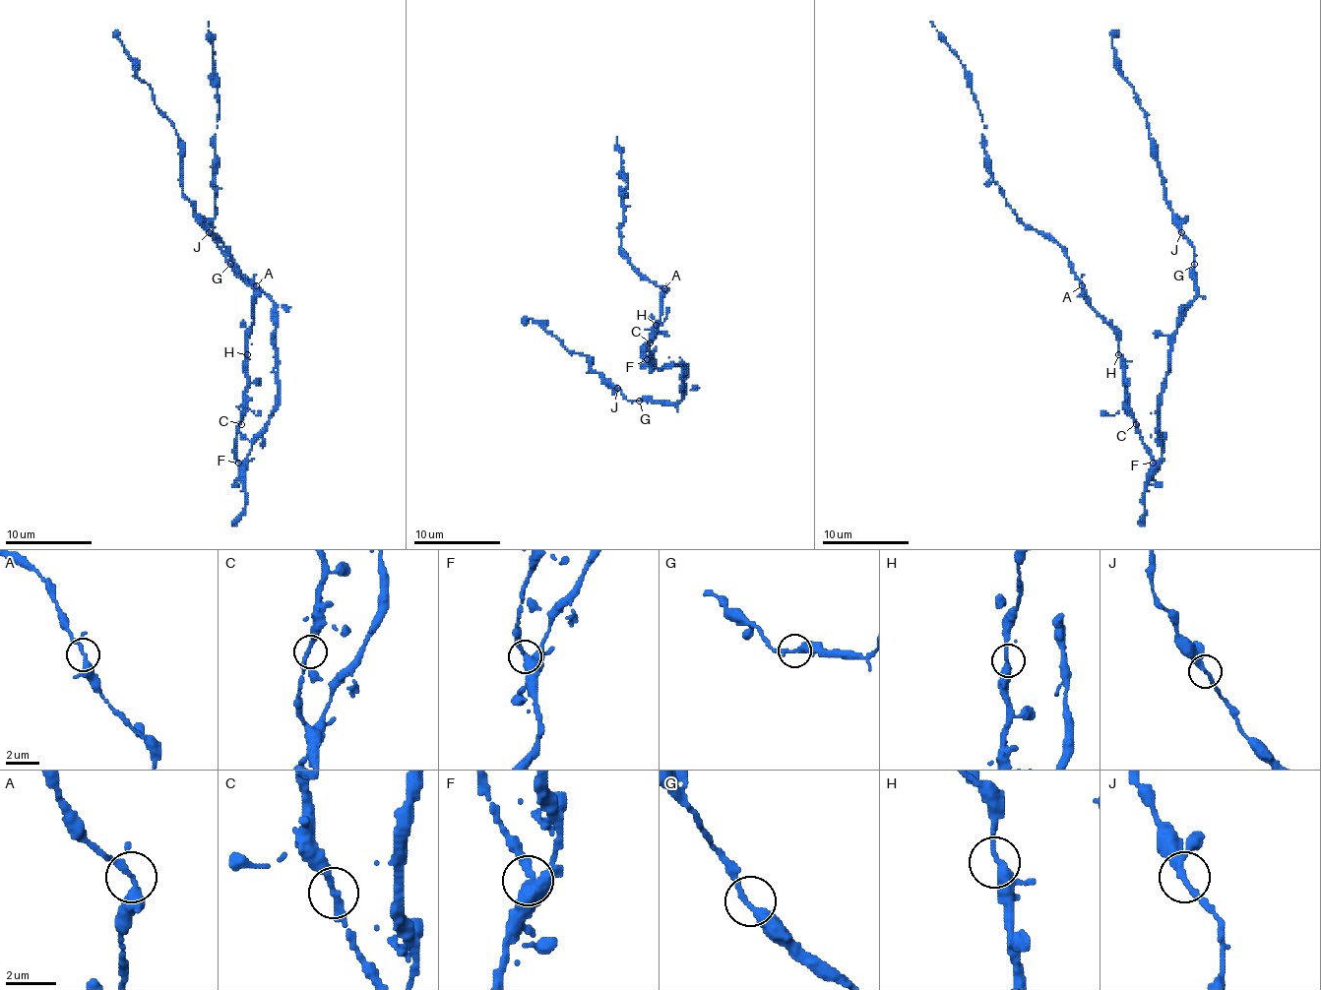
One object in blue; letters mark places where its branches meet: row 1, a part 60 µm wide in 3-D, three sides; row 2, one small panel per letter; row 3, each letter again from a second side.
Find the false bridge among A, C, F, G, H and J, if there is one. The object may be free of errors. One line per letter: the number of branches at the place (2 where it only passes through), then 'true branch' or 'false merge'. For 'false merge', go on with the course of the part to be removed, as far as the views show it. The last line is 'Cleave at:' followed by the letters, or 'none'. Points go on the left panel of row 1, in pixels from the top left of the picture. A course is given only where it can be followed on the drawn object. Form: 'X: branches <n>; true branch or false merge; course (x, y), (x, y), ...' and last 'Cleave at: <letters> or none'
A: branches 3; true branch
C: branches 2; true branch
F: branches 3; true branch
G: branches 2; true branch
H: branches 3; true branch
J: branches 3; true branch
Cleave at: none

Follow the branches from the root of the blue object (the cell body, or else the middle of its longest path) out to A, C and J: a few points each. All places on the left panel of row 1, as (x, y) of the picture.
A: (238, 461), (236, 430), (243, 417), (247, 392), (247, 331), (254, 320), (256, 285)
C: (238, 461), (236, 430), (241, 424)
J: (238, 461), (247, 457), (254, 437), (276, 404), (276, 303), (227, 262), (209, 231)

